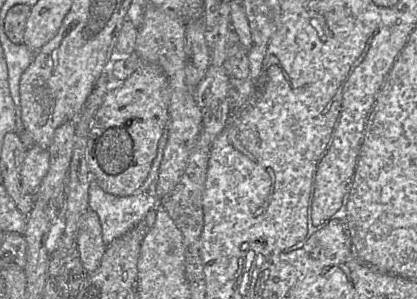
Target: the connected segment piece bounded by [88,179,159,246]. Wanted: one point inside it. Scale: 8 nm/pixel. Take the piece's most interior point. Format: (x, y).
(117, 214)

